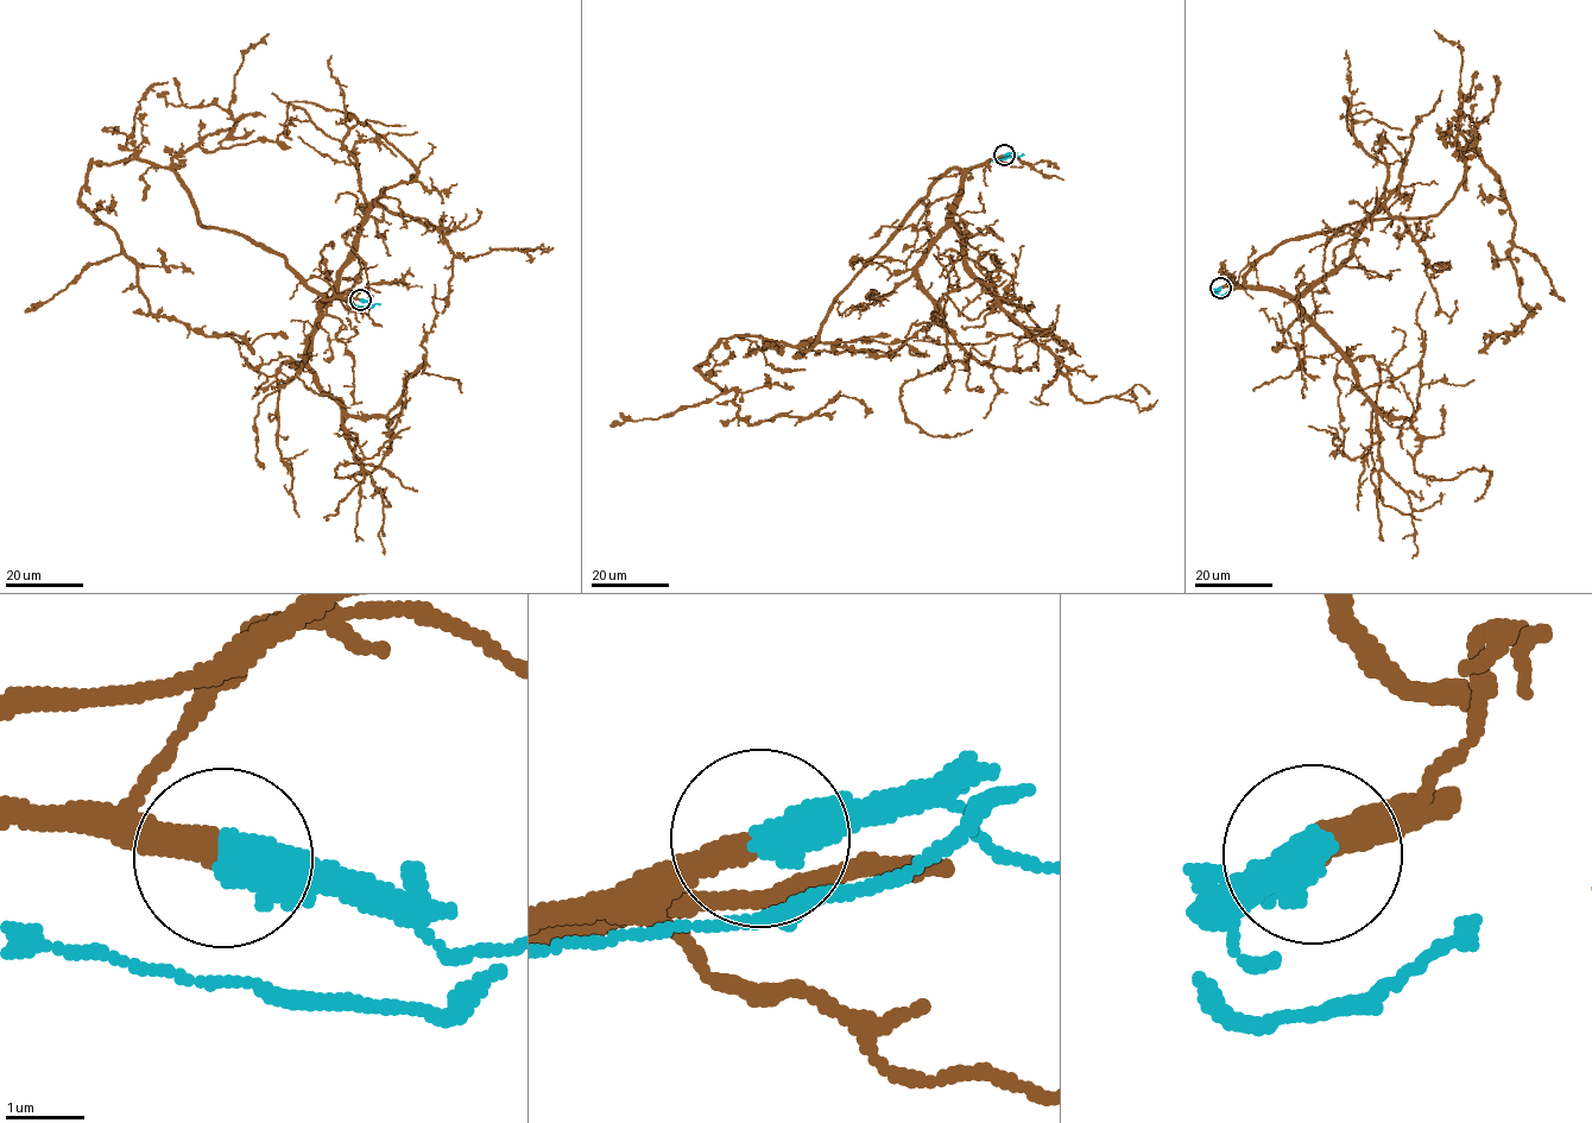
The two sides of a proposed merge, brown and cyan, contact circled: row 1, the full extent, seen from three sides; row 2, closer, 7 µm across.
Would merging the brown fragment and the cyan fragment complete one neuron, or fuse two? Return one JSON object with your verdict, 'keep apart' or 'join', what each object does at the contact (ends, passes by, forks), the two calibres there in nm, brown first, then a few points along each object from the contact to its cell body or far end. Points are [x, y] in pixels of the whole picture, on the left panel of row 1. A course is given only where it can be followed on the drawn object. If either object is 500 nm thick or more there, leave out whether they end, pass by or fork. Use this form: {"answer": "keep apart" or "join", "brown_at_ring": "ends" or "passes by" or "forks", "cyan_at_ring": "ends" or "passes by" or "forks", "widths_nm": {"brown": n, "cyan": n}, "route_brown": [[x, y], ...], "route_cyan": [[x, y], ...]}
{"answer": "join", "widths_nm": {"brown": 360, "cyan": 550}, "route_brown": [[360, 300], [201, 224], [168, 169], [93, 163], [80, 202], [150, 313], [248, 346], [280, 330]], "route_cyan": [[360, 300], [372, 306], [349, 303]]}

